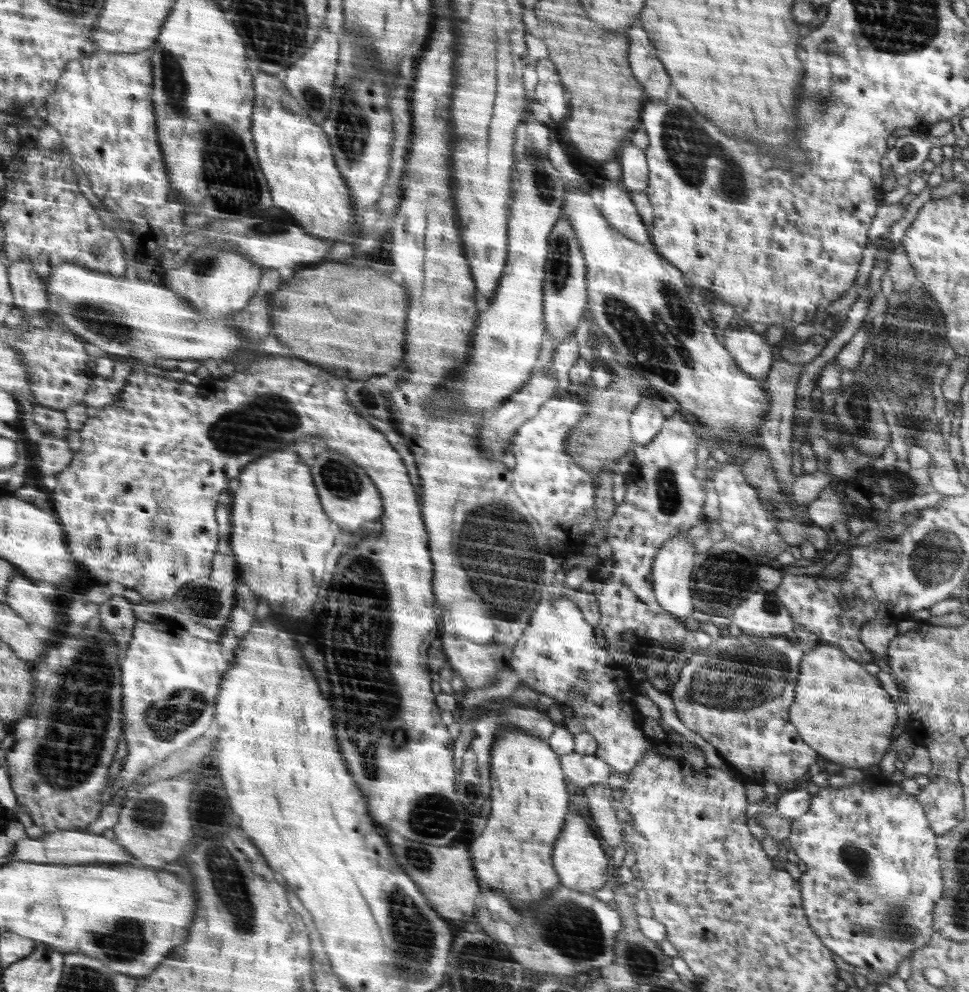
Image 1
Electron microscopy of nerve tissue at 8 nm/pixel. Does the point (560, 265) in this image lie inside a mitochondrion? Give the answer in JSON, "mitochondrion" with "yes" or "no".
{"mitochondrion":"yes"}

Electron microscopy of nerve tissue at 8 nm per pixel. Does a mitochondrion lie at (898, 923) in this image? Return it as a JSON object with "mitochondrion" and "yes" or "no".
{"mitochondrion":"yes"}

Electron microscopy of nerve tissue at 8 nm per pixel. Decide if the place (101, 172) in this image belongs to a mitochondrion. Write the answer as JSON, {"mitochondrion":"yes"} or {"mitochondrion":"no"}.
{"mitochondrion":"no"}

